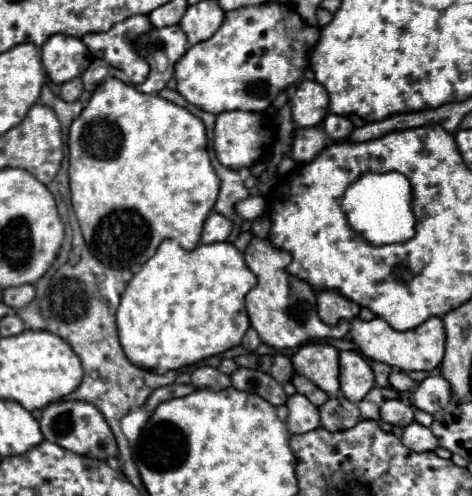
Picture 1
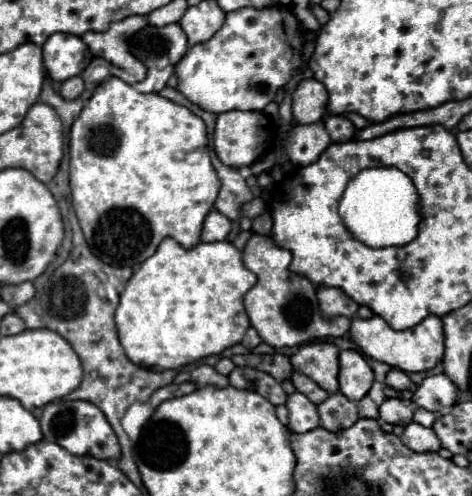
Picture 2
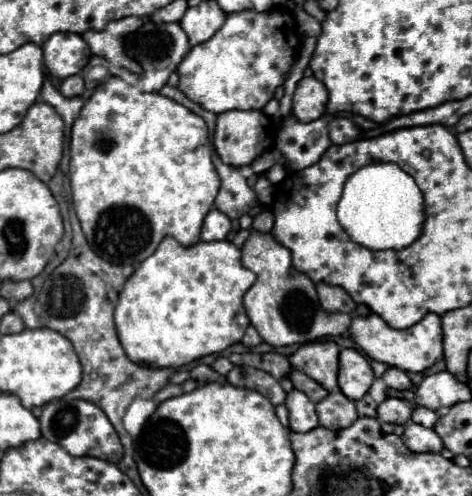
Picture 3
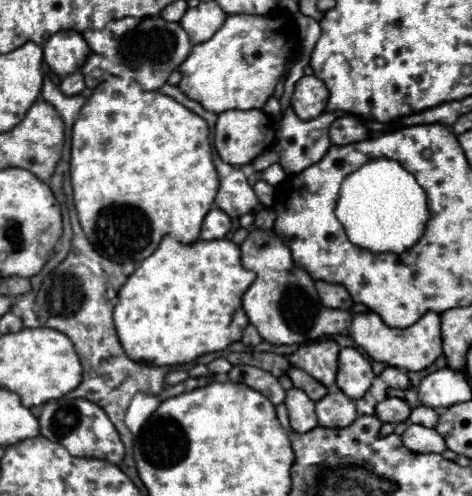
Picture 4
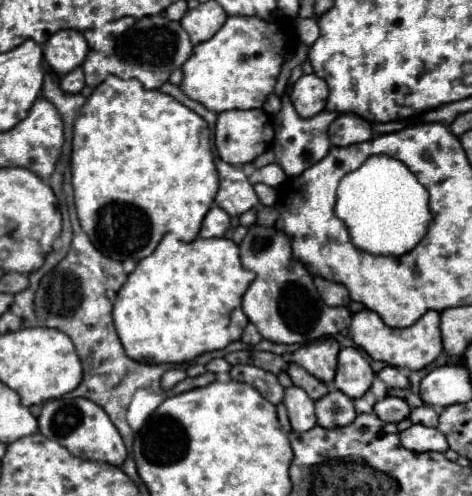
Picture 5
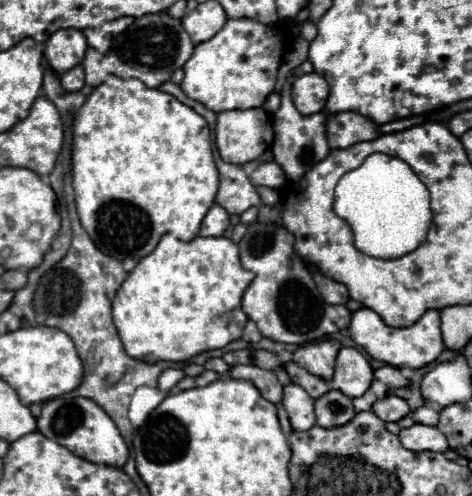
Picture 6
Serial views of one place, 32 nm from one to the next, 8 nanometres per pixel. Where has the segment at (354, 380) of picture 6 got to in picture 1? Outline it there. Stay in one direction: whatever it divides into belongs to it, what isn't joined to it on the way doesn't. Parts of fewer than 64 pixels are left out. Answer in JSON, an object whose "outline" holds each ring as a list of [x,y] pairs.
{"outline":[[[340,352],[340,390],[350,402],[360,402],[374,386],[374,372],[362,354]]]}

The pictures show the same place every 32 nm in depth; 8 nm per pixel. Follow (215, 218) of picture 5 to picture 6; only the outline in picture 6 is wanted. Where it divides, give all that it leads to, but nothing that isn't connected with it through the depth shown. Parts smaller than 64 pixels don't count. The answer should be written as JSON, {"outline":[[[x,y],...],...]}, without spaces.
{"outline":[[[214,204],[202,220],[200,236],[222,236],[224,230],[228,228],[228,224],[230,224],[228,212],[224,208],[220,208],[218,204]]]}

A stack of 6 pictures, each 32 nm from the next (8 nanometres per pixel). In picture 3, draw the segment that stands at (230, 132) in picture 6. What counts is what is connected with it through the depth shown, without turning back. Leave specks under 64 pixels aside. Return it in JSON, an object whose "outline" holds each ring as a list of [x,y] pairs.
{"outline":[[[230,110],[218,114],[214,130],[214,148],[220,160],[228,166],[252,164],[260,150],[258,144],[264,136],[272,136],[270,118],[260,110]]]}

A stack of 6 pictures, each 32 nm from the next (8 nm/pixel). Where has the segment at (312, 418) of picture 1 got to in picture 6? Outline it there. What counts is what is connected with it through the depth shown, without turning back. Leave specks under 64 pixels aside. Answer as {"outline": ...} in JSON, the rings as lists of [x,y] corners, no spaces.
{"outline":[[[290,384],[284,388],[284,398],[282,404],[288,412],[290,424],[296,432],[304,432],[310,430],[316,424],[316,416],[314,416],[314,400],[304,392],[304,388]]]}

